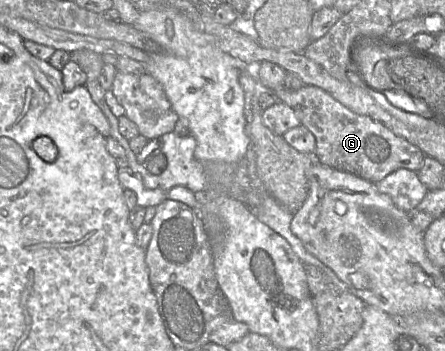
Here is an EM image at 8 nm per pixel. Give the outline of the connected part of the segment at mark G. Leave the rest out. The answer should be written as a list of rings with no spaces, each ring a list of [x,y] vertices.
[[[303,85],[300,89],[291,91],[283,86],[272,92],[278,101],[294,110],[301,125],[314,135],[317,162],[352,173],[372,183],[381,181],[400,168],[415,172],[421,168],[426,155],[418,147],[369,116],[354,113],[323,89]]]

